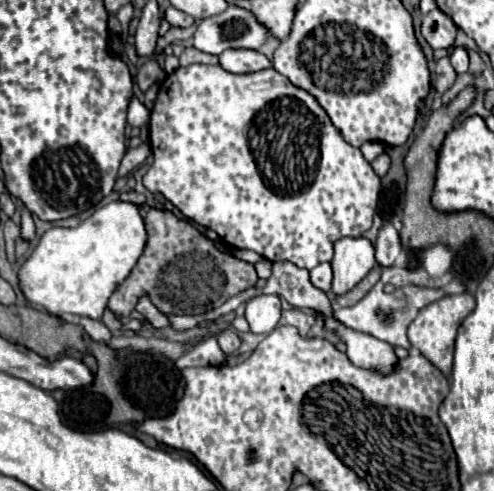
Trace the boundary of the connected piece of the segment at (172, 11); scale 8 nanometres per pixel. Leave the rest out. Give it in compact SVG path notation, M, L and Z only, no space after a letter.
M168 6L166 12L164 12L164 18L168 20L170 26L180 26L180 28L186 28L186 26L192 26L194 24L194 18L176 10L174 6Z

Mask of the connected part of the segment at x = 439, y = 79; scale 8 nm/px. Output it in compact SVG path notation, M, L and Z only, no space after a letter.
M448 58L438 60L438 64L436 64L436 84L434 84L434 88L436 88L440 94L444 94L446 90L450 90L450 88L454 86L454 82L456 82L456 70L452 68L450 60L448 60Z

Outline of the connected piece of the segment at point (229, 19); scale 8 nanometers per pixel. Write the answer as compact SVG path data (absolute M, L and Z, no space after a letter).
M228 6L222 14L206 18L194 32L194 48L220 56L228 48L258 50L270 38L270 30L250 10Z

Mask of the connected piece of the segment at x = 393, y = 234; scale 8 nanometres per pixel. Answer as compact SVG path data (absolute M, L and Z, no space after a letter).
M386 222L382 226L374 248L376 248L376 262L380 266L394 266L396 258L402 252L402 246L400 246L400 236L390 222Z

